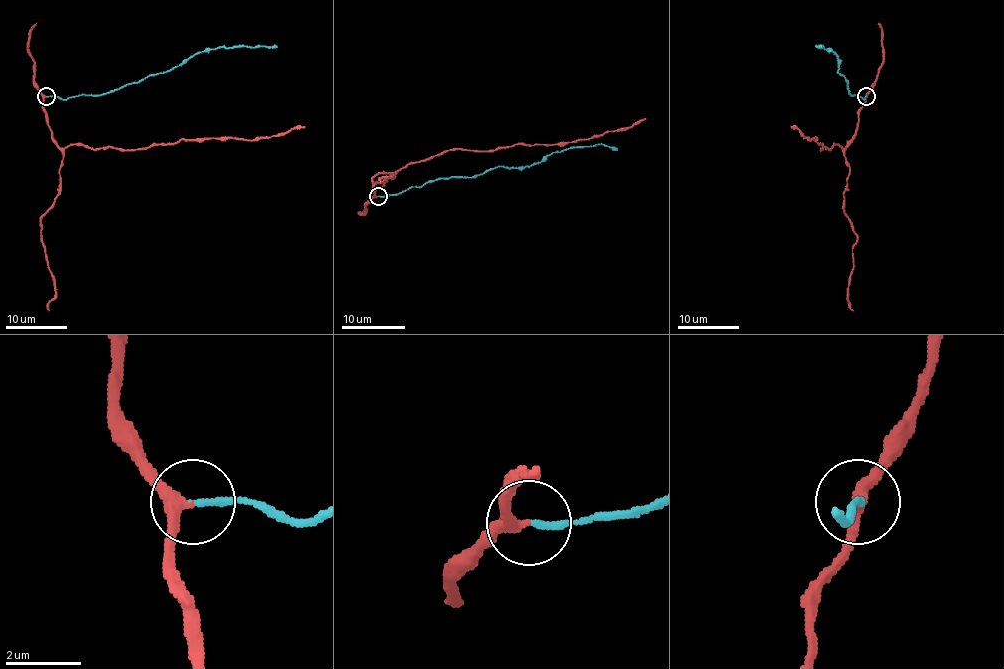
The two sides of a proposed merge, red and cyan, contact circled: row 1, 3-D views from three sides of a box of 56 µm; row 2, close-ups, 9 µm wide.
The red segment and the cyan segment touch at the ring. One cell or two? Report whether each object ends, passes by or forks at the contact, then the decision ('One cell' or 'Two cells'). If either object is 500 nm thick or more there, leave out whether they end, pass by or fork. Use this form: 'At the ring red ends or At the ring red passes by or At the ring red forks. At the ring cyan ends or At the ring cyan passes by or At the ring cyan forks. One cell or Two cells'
At the ring red passes by. At the ring cyan ends. One cell

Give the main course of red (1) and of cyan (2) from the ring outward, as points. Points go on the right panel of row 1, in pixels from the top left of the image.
1: (865, 96), (855, 138), (846, 147), (835, 144), (830, 149), (821, 149), (816, 138), (803, 136), (790, 126)
2: (865, 96), (864, 99), (849, 92), (847, 81), (838, 72), (838, 57), (816, 46), (821, 47)

